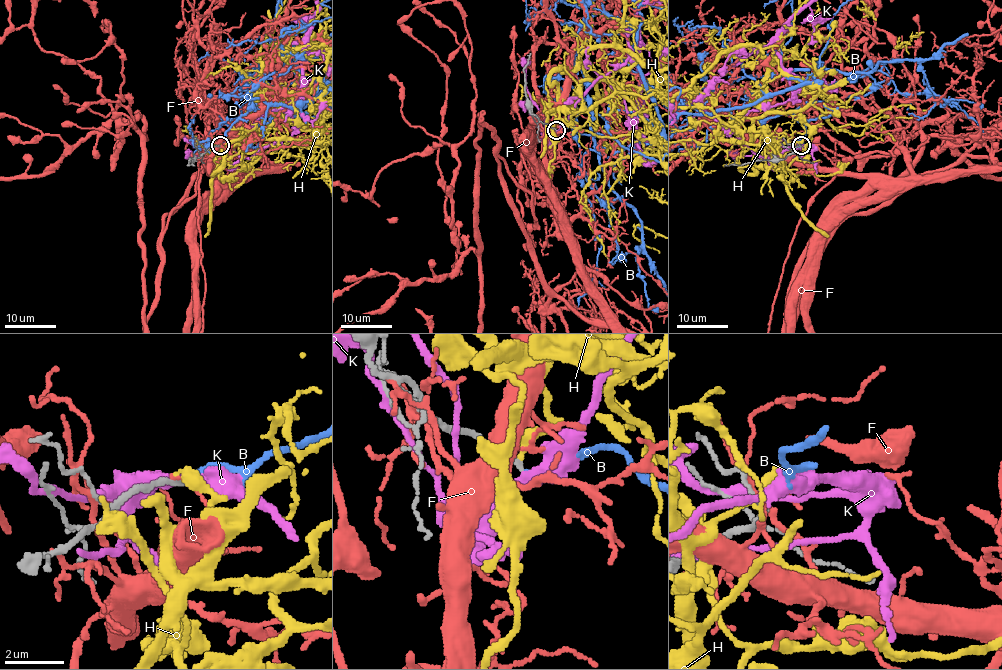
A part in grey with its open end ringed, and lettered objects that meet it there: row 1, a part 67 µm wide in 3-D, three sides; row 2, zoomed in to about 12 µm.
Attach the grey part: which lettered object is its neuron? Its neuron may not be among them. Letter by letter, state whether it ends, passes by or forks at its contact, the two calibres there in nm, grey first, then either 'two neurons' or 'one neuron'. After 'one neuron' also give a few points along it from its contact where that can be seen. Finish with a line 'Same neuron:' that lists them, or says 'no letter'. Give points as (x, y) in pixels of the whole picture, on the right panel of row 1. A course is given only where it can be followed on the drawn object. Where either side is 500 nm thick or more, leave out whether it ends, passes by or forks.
B: it ends there; 200 nm thick on the grey side, 200 nm on the other; one neuron
F: it ends there; 240 nm thick on the grey side, 150 nm on the other; two neurons
H: it ends there; 240 nm thick on the grey side, 320 nm on the other; two neurons
K: it passes by; 200 nm thick on the grey side, 400 nm on the other; two neurons
Same neuron: B

